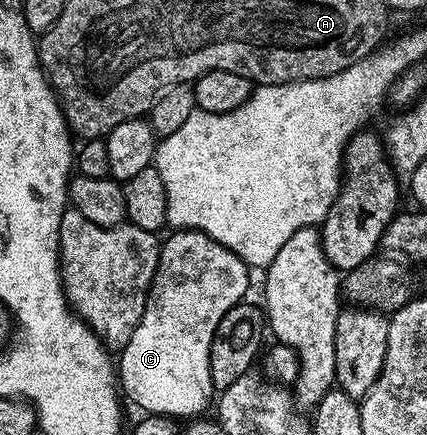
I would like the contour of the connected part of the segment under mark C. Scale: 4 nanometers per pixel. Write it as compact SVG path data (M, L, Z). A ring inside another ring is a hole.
M181 229L170 234L168 241L162 242L159 250L159 262L155 278L151 281L151 290L147 293L145 311L133 339L118 354L117 372L122 396L132 401L142 412L157 417L172 419L195 419L207 408L212 408L217 390L209 375L209 355L217 323L234 305L240 304L247 293L247 284L251 277L249 267L229 247L217 243L209 235L196 229Z

